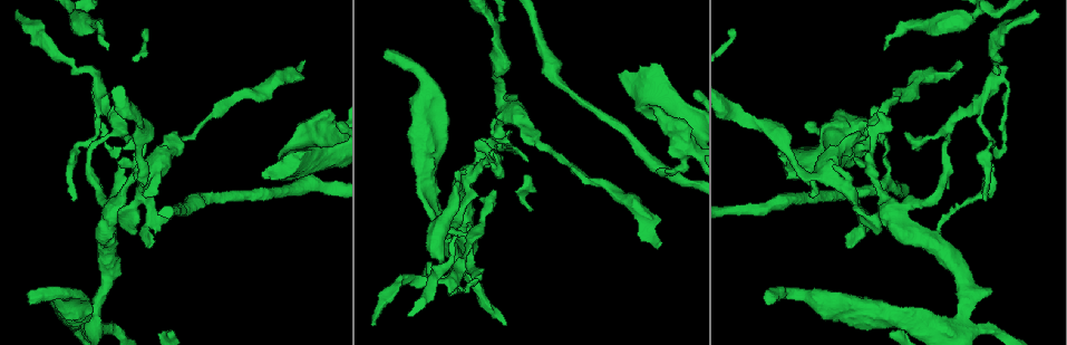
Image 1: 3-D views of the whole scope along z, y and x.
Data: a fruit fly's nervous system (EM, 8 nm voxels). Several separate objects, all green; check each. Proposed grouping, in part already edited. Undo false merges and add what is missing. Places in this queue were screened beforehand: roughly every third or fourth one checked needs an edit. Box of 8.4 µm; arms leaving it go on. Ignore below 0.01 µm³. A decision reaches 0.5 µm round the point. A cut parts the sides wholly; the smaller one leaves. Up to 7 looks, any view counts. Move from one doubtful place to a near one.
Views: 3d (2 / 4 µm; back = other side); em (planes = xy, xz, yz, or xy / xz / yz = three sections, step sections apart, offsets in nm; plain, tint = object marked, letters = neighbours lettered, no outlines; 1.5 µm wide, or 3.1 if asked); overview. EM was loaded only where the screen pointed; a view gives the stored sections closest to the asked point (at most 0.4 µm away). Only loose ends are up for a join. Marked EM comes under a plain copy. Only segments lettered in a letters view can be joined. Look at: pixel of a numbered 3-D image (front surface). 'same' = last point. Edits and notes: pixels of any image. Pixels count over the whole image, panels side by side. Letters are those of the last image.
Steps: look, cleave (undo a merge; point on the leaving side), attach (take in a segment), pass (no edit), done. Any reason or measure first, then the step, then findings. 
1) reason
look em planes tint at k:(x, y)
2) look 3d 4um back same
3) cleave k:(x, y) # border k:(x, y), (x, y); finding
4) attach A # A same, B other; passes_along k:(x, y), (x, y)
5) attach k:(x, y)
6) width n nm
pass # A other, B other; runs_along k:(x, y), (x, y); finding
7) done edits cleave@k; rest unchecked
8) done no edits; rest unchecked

an open end
look 3d 2um back at 1:(883, 47)

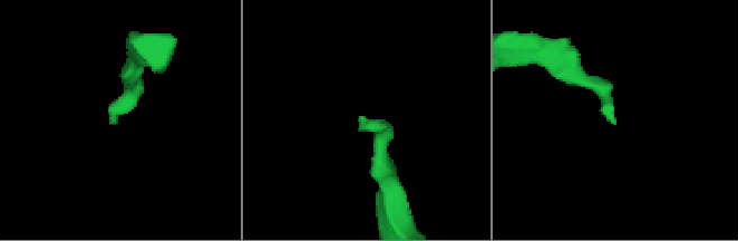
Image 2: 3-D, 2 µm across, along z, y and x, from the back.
look em yz step 4 letters at 2:(613, 122)

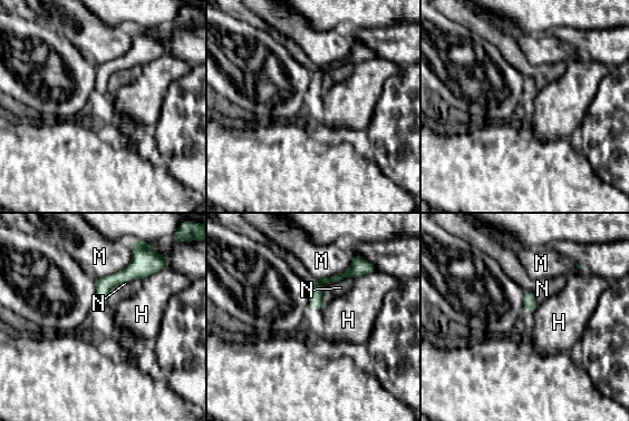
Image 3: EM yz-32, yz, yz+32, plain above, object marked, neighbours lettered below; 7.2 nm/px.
another direction
look em planes letters same

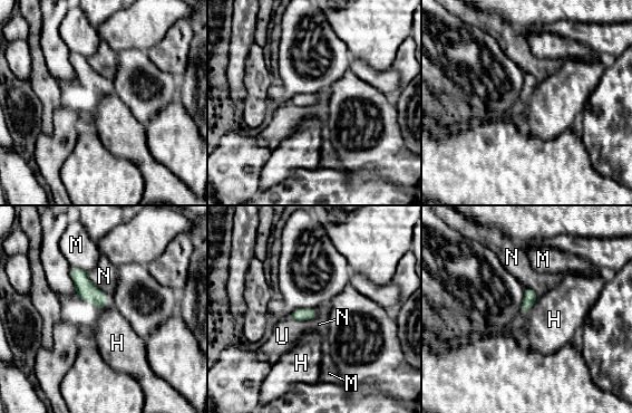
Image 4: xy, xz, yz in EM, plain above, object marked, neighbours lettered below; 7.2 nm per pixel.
pass # H other, M other, N other, U other; border 4:(538, 298), (531, 307); no lettered segment goes on from it

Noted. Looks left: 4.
branch stops here
look em xy step 4 tint at 1:(779, 152)

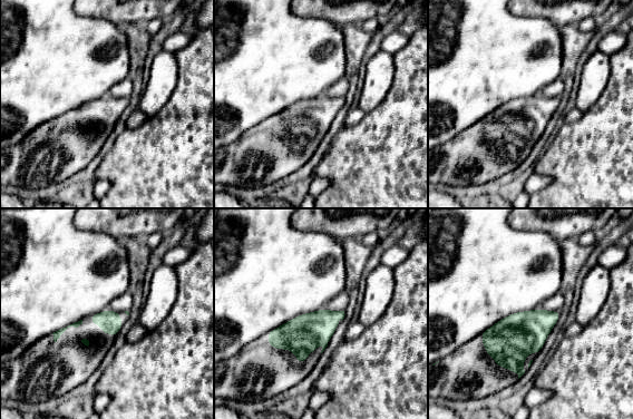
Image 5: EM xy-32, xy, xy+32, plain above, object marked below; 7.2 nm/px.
cut it another way
look em planes letters same

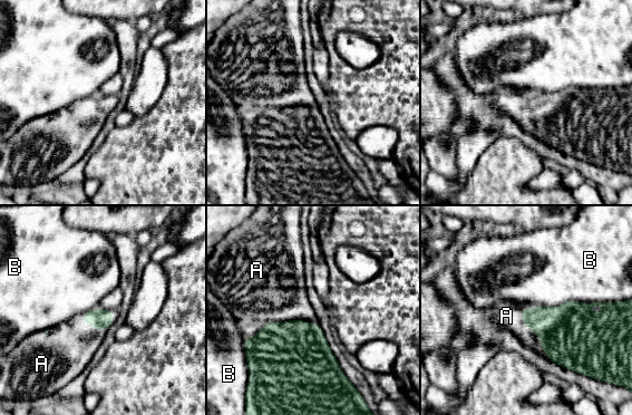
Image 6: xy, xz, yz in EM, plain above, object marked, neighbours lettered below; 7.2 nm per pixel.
attach A # A same, B other; passes_along 6:(288, 356), (279, 322), (270, 289); it goes on there

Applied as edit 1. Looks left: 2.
done edits attach@6; rest unchecked

